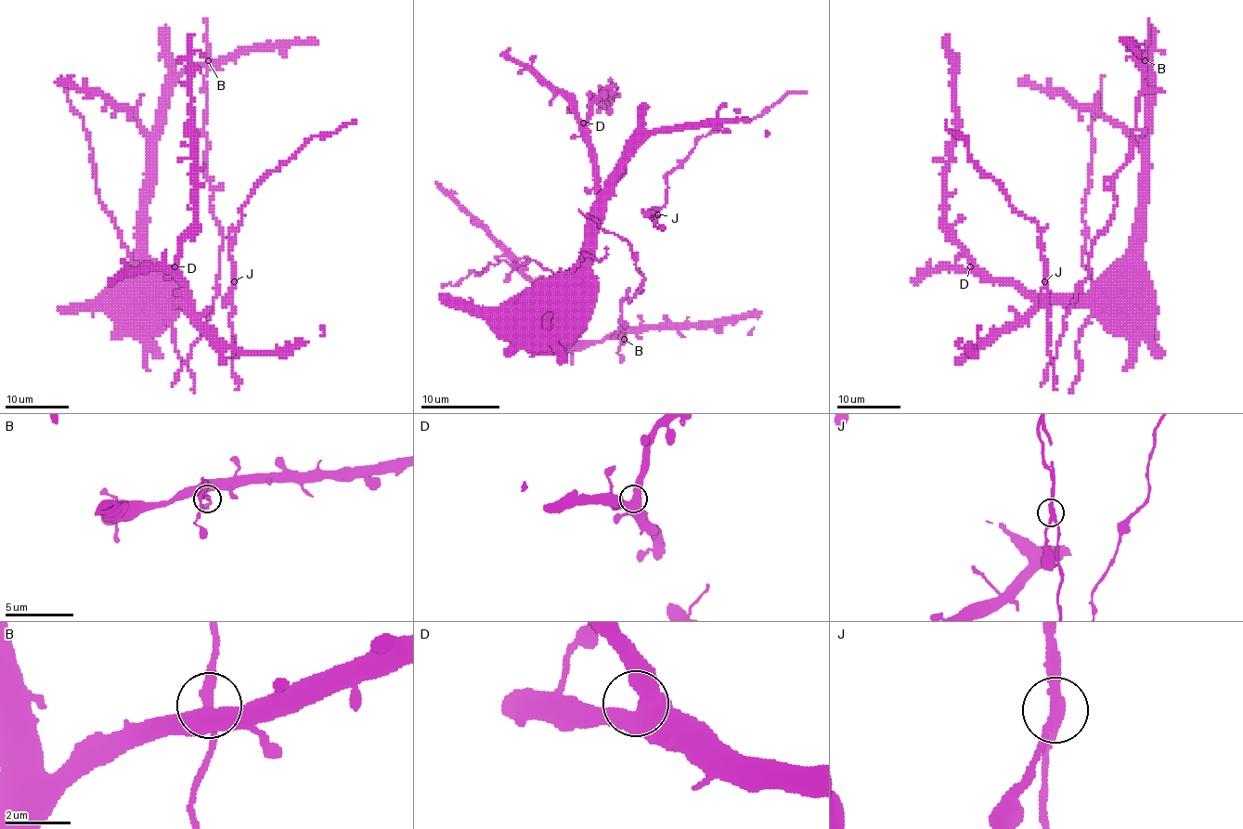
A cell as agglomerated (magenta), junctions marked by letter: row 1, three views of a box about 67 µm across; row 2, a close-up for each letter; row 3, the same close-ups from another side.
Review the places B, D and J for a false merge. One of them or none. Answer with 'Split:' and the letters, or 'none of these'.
Split: J

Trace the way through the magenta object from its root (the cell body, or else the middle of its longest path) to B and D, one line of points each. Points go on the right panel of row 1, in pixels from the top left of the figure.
B: (1105, 289), (1102, 279), (1127, 254), (1137, 216), (1146, 124), (1145, 60)
D: (1105, 289), (1097, 286), (1086, 297), (1026, 297), (1013, 286), (985, 281), (970, 266)

